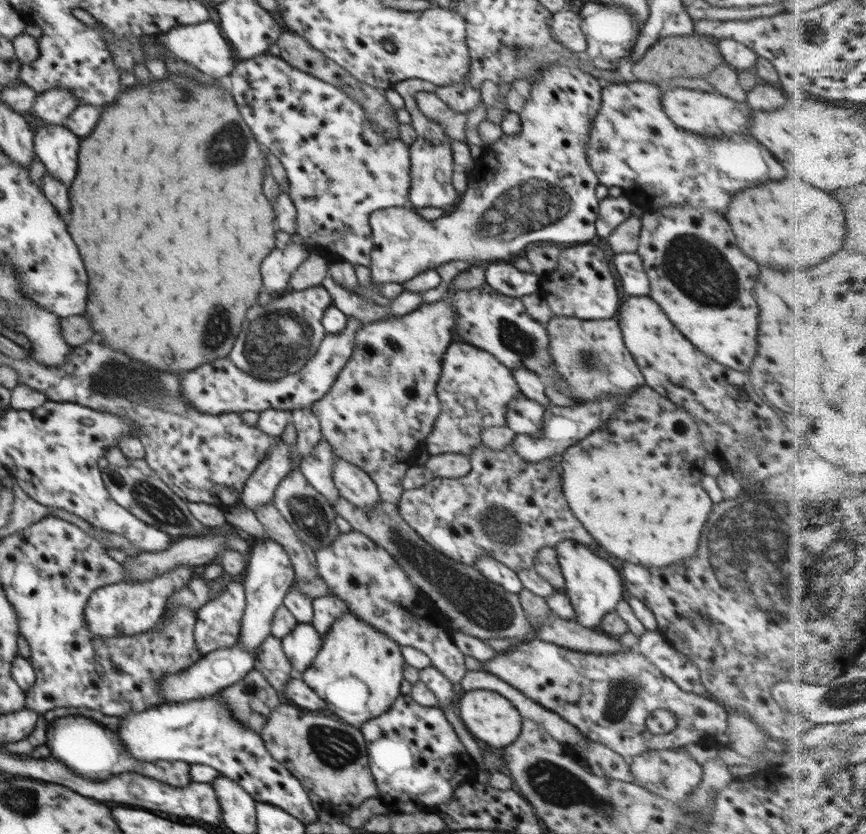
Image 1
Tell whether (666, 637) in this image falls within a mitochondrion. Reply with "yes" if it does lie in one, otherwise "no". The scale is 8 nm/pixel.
no

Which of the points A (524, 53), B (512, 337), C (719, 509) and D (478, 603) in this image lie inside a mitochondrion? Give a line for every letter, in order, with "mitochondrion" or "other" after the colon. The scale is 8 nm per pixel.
A: mitochondrion
B: mitochondrion
C: mitochondrion
D: mitochondrion

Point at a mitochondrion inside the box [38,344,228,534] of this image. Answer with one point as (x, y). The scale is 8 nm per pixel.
(113, 378)

